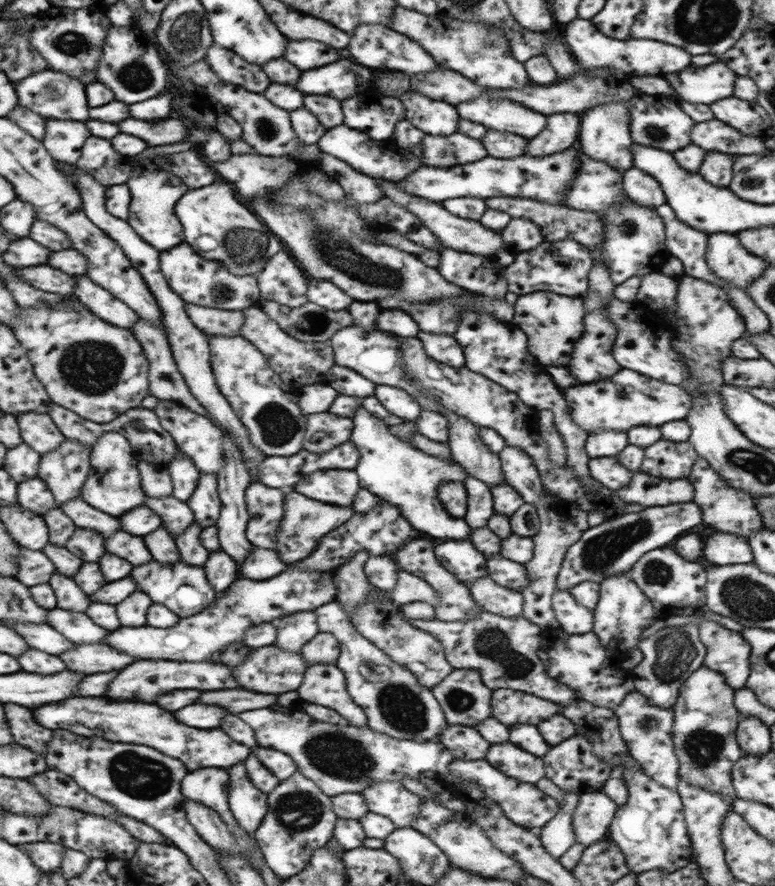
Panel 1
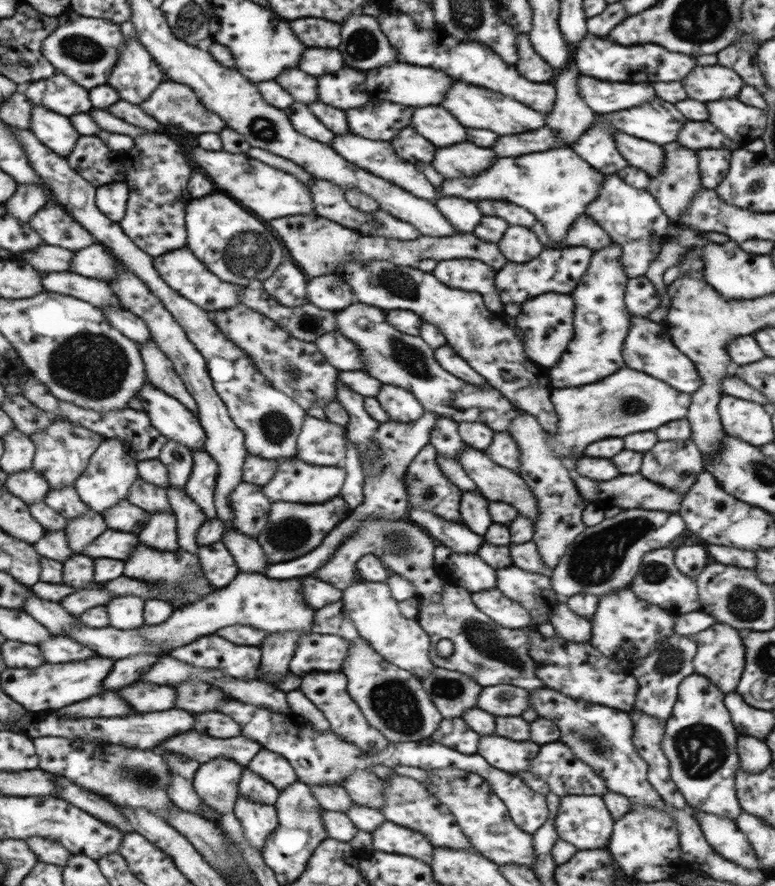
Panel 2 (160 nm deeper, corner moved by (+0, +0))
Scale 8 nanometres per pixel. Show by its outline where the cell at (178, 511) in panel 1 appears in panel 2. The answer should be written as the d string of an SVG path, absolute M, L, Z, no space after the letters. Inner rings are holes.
M140 477L130 486L127 500L148 513L168 512L168 514L173 514L174 512L168 503L167 490L144 482Z

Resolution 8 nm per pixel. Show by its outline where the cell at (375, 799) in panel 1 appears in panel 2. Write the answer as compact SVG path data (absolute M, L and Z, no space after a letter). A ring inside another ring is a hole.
M362 770L346 777L341 785L354 803L380 810L384 804L385 782L371 771Z

